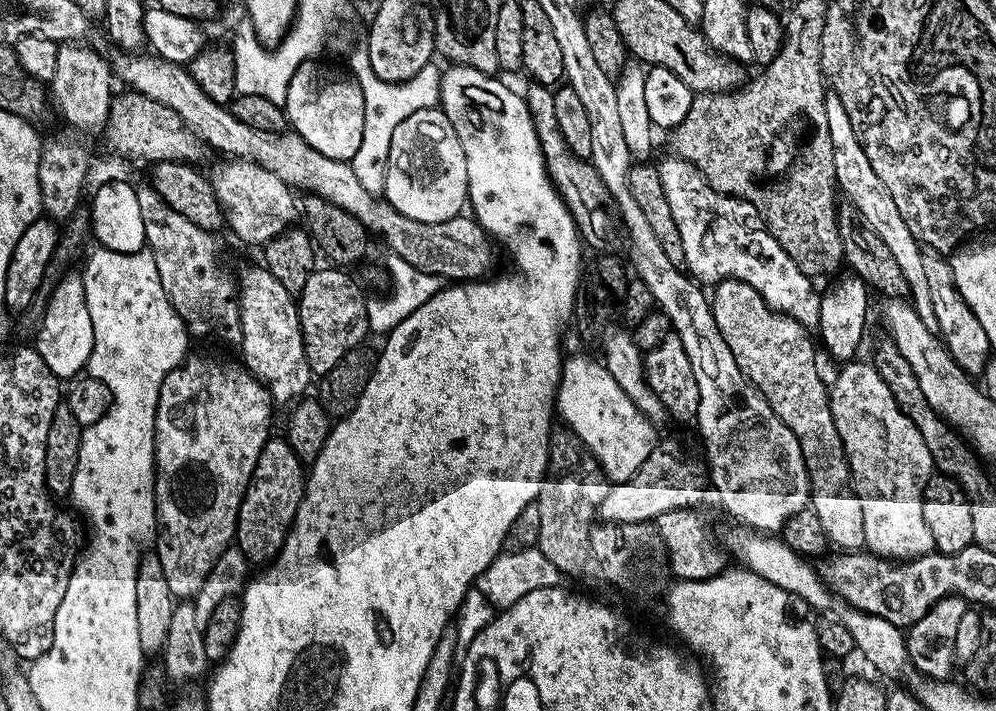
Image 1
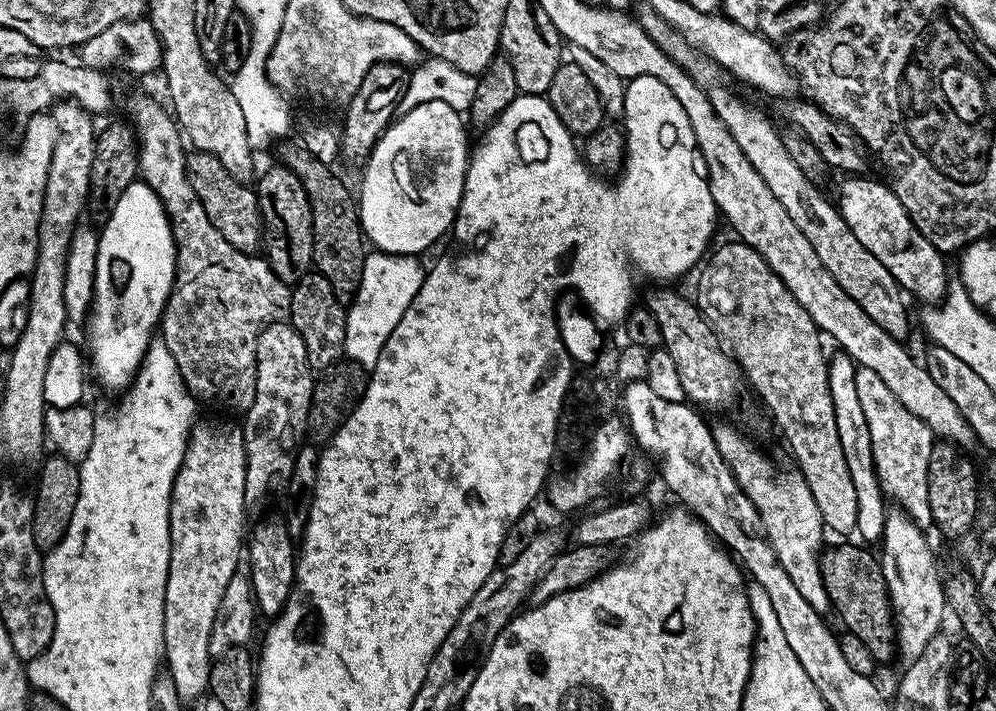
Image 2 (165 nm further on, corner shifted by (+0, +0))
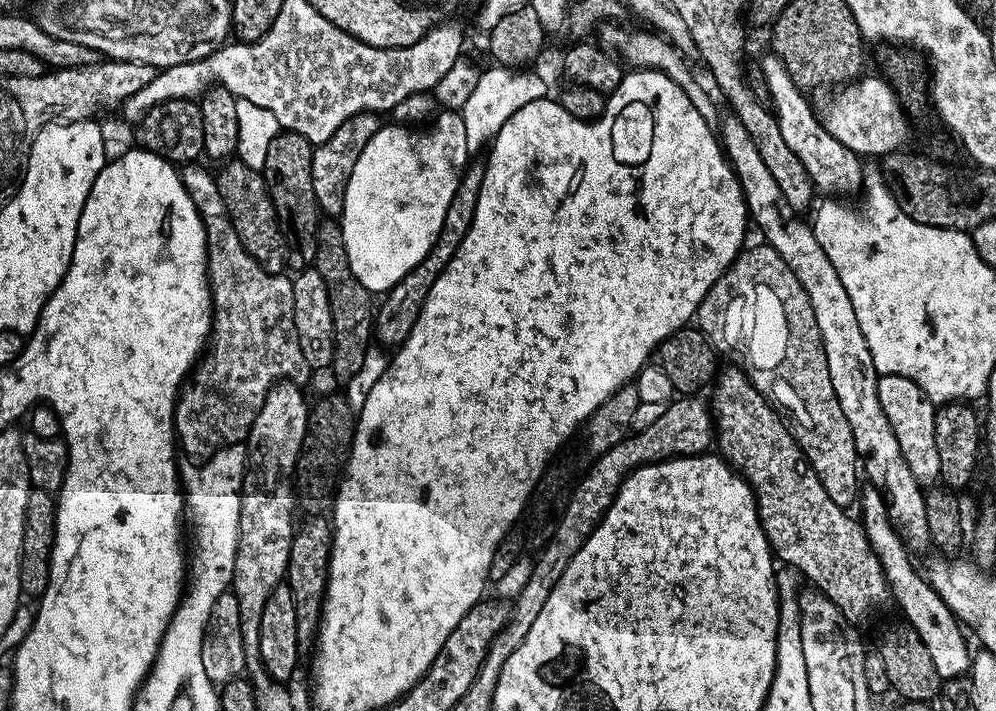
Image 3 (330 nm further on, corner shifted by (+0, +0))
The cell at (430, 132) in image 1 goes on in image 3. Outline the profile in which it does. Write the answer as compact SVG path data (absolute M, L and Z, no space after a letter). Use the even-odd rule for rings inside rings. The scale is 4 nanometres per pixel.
M441 111L431 121L427 130L413 130L408 126L391 127L381 126L370 138L370 142L366 142L358 162L354 162L352 173L350 174L350 182L346 186L344 214L338 220L342 230L342 238L346 242L346 258L350 258L350 270L354 270L354 278L358 278L358 282L362 282L362 286L366 286L366 290L373 294L391 292L394 285L403 276L410 274L410 270L414 270L414 266L418 266L418 262L422 262L422 258L426 258L430 246L434 246L434 238L438 238L438 230L442 230L442 218L446 218L446 210L450 206L450 198L454 198L454 190L458 190L461 175L470 160L470 153L466 146L466 122L459 111Z

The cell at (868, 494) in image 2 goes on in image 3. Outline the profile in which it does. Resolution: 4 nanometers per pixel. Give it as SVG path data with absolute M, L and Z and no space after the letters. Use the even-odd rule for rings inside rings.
M871 486L865 487L861 491L858 502L860 508L861 524L864 526L864 532L867 534L867 540L871 548L882 563L883 572L886 574L889 593L891 599L896 600L897 606L902 610L903 619L911 625L919 638L926 645L926 650L933 659L934 668L942 680L959 679L963 677L971 667L971 649L964 638L963 627L956 616L946 606L944 599L933 590L931 584L920 573L916 572L908 551L909 547L903 540L903 537L897 532L897 529L891 523L891 517L888 514L887 501L883 493L877 491Z

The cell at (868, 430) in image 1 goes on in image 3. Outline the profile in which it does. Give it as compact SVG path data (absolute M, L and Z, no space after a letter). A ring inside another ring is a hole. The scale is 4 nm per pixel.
M890 374L880 376L878 402L882 402L882 410L886 410L890 426L894 426L894 438L898 438L898 446L902 446L902 458L906 458L906 466L910 466L910 474L914 474L921 486L935 485L940 480L938 445L934 443L936 408L928 395L910 378Z

